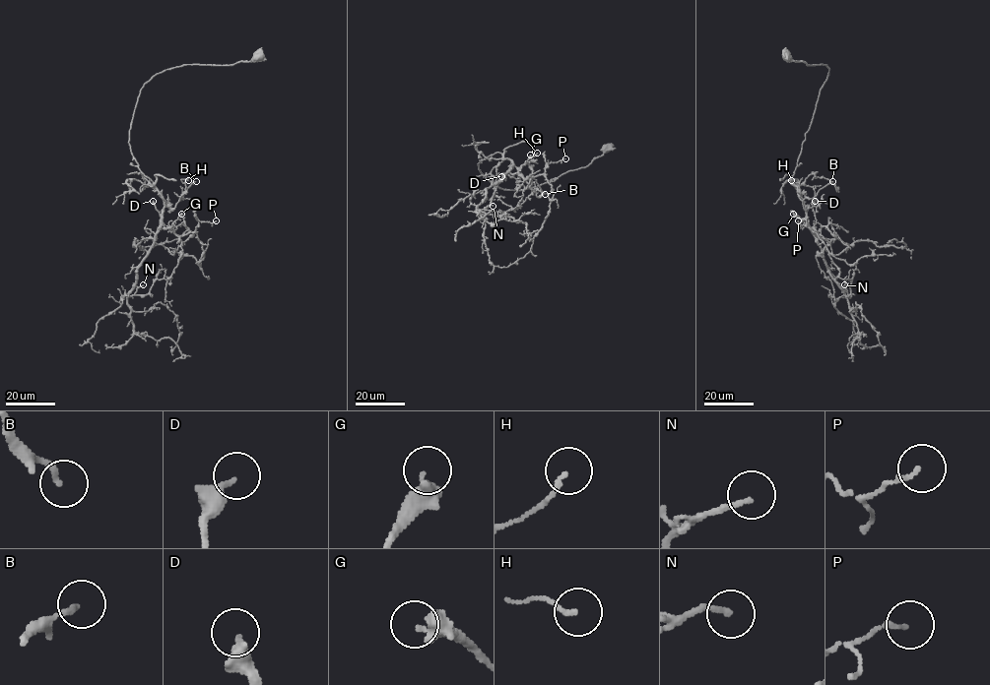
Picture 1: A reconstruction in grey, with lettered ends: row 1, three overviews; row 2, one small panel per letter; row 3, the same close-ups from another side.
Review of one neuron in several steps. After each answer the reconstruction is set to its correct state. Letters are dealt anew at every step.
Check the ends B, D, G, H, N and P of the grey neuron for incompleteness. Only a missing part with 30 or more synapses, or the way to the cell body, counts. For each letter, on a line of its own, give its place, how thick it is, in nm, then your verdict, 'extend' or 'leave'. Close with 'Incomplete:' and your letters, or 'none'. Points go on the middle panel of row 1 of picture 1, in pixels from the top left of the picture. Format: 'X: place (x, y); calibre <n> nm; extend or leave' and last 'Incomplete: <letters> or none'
B: place (545, 194); calibre 180 nm; leave
D: place (501, 176); calibre 340 nm; leave
G: place (530, 155); calibre 320 nm; leave
H: place (537, 153); calibre 130 nm; leave
N: place (493, 206); calibre 170 nm; leave
P: place (565, 158); calibre 140 nm; leave
Incomplete: none

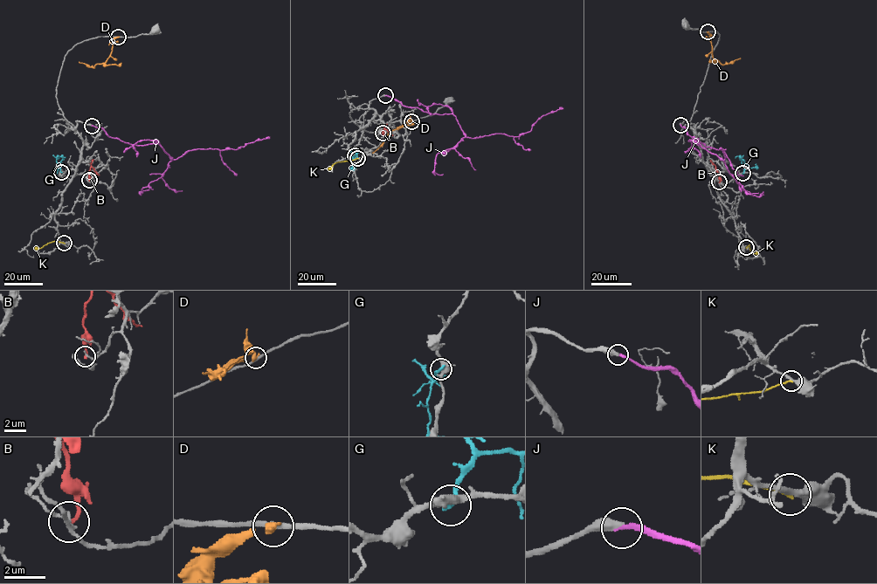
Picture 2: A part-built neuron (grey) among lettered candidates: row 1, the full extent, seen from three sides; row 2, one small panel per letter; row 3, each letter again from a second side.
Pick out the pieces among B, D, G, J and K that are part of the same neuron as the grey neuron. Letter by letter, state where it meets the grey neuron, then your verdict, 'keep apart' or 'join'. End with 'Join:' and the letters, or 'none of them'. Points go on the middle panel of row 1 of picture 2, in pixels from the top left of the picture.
B: contact (383, 133); keep apart
D: contact (411, 121); keep apart
G: contact (355, 155); keep apart
J: contact (385, 95); join
K: contact (357, 158); keep apart
Join: J

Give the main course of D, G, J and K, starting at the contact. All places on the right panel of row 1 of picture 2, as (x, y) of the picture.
D: (707, 32), (715, 60), (722, 65), (740, 58)
G: (743, 174), (745, 168), (740, 157), (748, 166)
J: (680, 125), (694, 142), (724, 160), (722, 149), (706, 147), (694, 137)
K: (746, 248), (748, 245), (754, 253), (758, 252)

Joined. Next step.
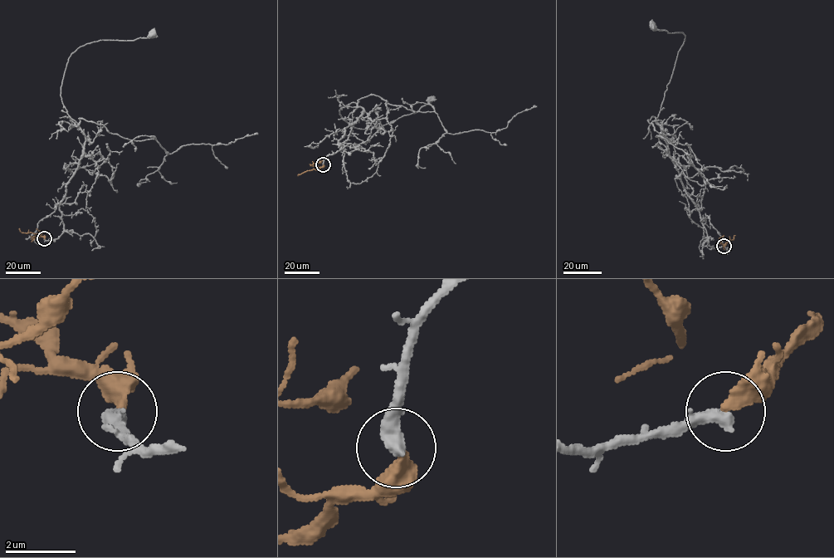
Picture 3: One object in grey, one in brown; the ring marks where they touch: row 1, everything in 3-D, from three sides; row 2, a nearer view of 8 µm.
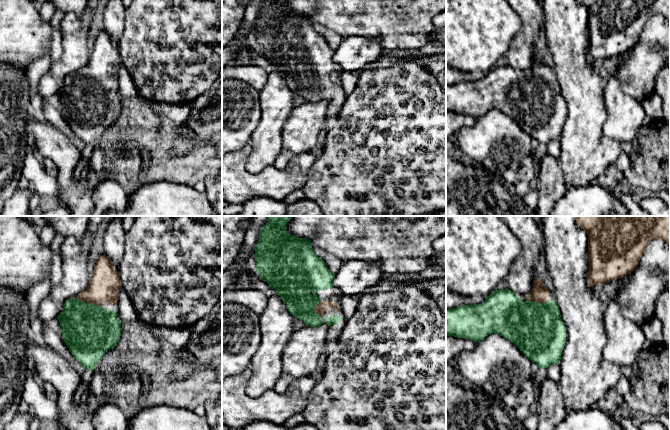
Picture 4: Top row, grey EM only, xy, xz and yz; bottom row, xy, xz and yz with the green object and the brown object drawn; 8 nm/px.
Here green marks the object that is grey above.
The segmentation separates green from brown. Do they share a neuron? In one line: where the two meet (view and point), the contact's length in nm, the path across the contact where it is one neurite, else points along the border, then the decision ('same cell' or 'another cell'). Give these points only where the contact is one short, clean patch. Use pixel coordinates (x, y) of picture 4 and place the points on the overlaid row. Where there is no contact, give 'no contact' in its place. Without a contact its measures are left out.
xy (87, 302) | 200 nm | across xy (88, 330), (87, 302), (104, 285) | same cell

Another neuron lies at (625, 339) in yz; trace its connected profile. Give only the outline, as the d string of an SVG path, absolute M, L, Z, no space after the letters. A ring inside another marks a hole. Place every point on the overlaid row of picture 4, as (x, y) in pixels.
M615 299L605 304L603 319L607 334L604 358L619 366L632 366L646 341L642 325L626 319Z

